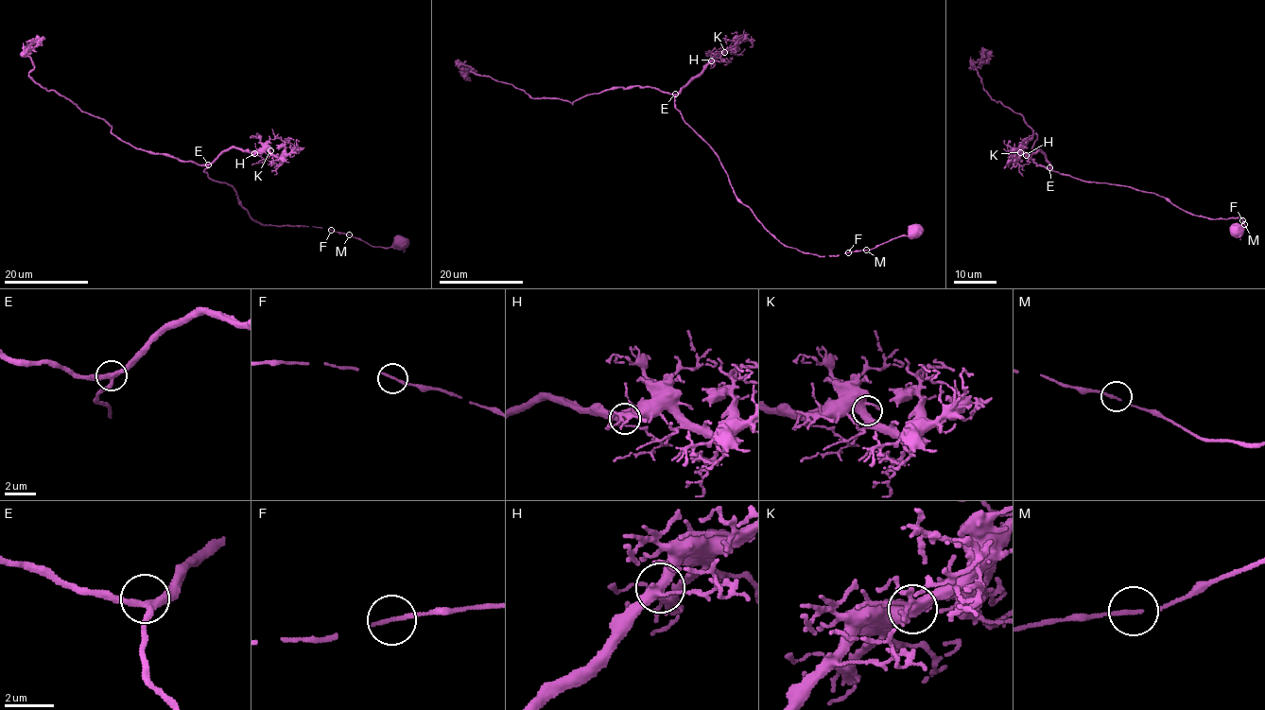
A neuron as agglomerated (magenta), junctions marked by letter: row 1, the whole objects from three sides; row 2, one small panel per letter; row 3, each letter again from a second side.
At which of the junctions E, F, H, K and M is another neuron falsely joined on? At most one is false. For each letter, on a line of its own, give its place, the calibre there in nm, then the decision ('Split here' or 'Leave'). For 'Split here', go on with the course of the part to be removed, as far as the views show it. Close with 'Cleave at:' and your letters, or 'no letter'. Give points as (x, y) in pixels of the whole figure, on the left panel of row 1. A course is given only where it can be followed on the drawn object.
E: Place: (208, 164). Thickness 280 nm. Leave
F: Place: (331, 230). Thickness 220 nm. Leave
H: Place: (254, 153). Thickness 380 nm. Leave
K: Place: (270, 150). Thickness 440 nm. Leave
M: Place: (349, 234). Thickness 140 nm. Leave
Cleave at: no letter

